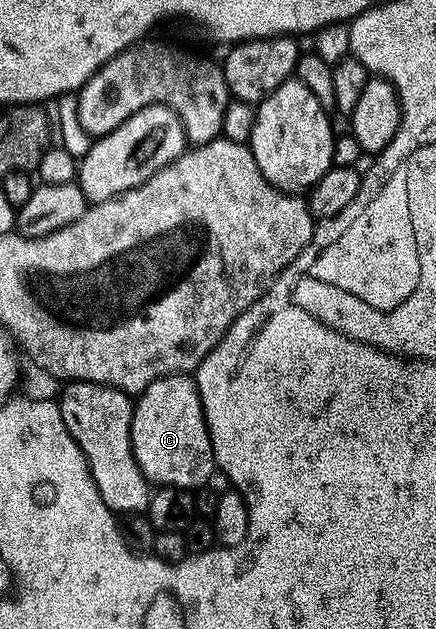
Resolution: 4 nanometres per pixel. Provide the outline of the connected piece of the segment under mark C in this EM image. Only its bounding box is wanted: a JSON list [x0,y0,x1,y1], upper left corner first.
[132,374,217,490]

